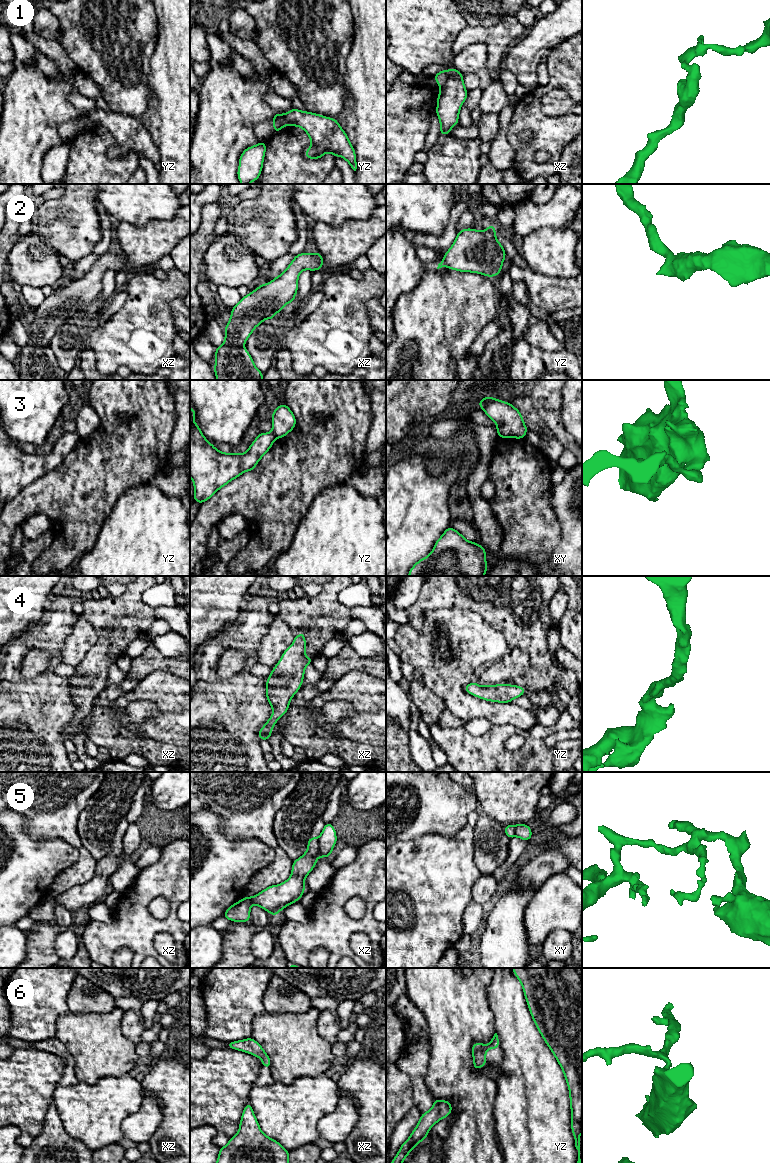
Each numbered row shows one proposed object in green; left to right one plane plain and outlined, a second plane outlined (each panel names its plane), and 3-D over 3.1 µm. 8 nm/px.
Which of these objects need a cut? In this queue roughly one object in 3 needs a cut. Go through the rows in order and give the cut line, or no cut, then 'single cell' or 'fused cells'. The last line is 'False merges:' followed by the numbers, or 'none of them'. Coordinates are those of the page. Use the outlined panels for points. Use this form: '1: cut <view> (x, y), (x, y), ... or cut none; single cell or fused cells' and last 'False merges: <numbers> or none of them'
1: cut yz (274, 117), (282, 115), (286, 124); fused cells
2: cut none; single cell
3: cut yz (272, 432), (276, 437); fused cells
4: cut none; single cell
5: cut xz (319, 837), (318, 855); fused cells
6: cut none; single cell
False merges: 1, 3, 5

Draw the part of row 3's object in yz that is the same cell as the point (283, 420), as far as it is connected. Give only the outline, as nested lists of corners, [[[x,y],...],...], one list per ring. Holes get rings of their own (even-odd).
[[[286,404],[278,406],[272,414],[272,433],[276,438],[283,438],[296,426],[296,418]]]

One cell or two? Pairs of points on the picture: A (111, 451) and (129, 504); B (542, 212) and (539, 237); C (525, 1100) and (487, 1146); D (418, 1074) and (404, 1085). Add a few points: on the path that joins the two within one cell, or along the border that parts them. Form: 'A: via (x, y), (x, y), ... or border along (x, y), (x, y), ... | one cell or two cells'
A: border along (147, 482), (129, 487), (111, 510) | two cells
B: border along (563, 227), (538, 227), (519, 239) | two cells
C: border along (492, 1113), (495, 1136), (502, 1152) | two cells
D: border along (396, 1064), (410, 1080), (413, 1103) | two cells

